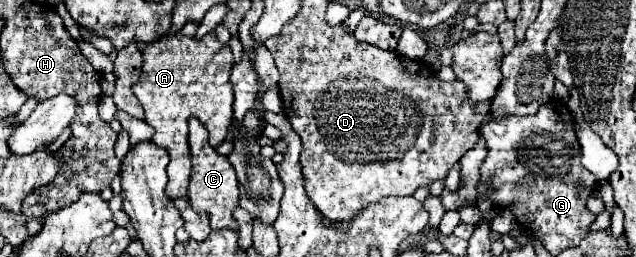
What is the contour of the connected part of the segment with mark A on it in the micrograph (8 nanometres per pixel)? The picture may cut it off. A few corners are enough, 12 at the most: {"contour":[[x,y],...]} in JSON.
{"contour":[[198,23],[144,45],[132,87],[186,197],[188,117],[226,141],[232,51]]}

